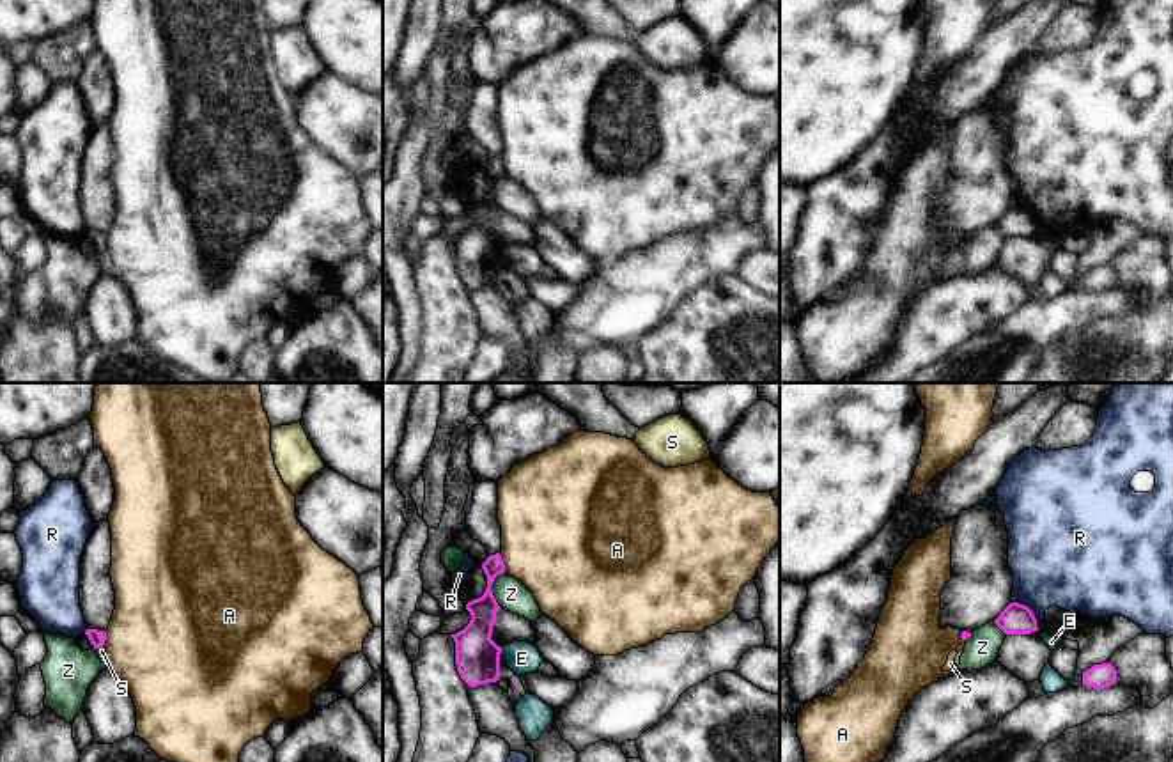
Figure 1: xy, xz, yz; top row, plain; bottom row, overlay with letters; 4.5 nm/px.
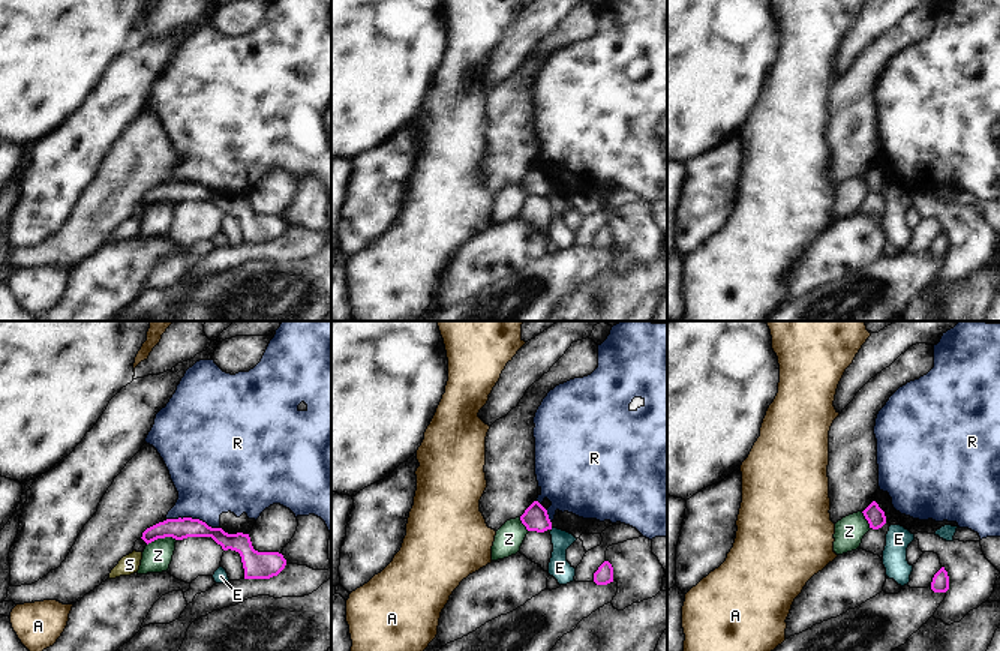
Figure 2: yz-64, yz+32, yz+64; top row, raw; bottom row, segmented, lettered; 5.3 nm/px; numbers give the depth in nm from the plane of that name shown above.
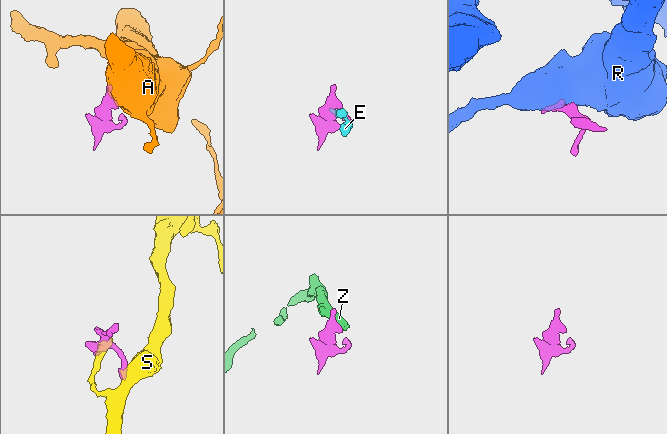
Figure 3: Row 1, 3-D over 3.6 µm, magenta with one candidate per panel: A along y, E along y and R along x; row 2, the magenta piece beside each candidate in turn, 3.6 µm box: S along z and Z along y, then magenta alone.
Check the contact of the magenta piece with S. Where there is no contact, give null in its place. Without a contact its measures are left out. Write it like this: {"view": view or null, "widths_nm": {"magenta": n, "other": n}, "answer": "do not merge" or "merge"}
{"view": "xy", "widths_nm": {"magenta": 70, "other": 50}, "answer": "merge"}

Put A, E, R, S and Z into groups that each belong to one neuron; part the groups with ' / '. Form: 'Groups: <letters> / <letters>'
Groups: A / E / R / S / Z

